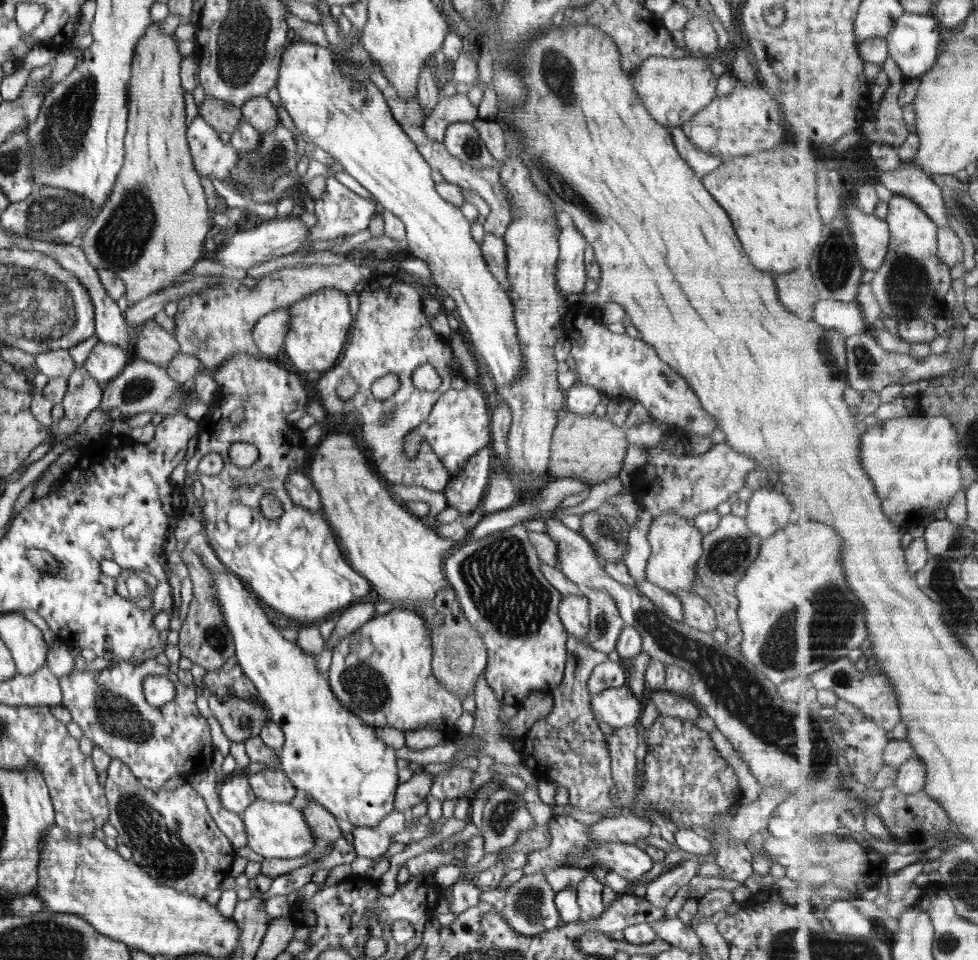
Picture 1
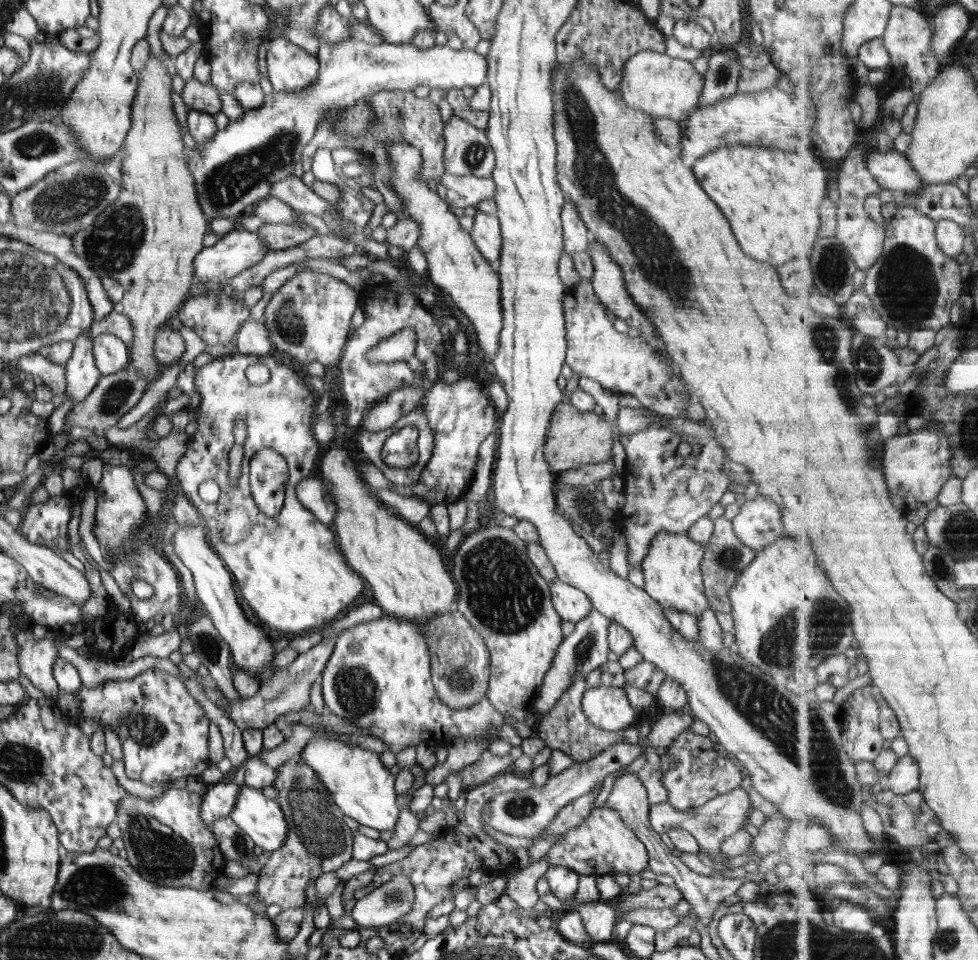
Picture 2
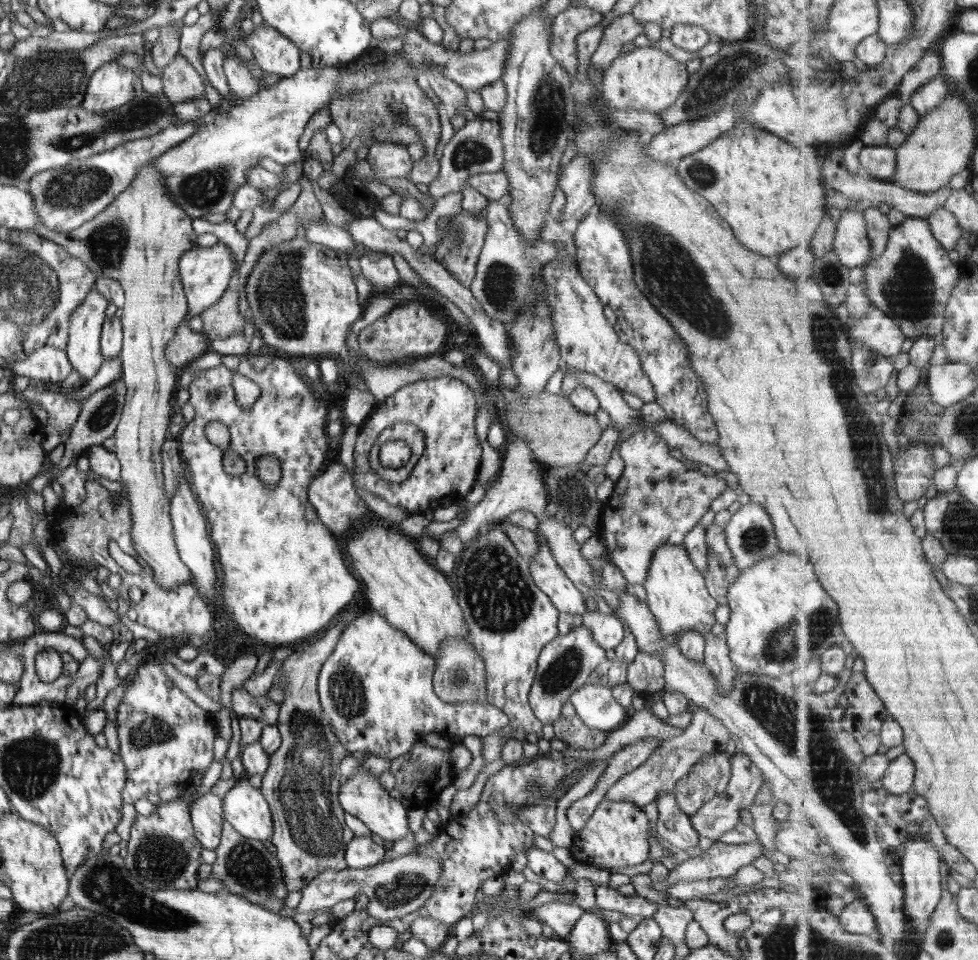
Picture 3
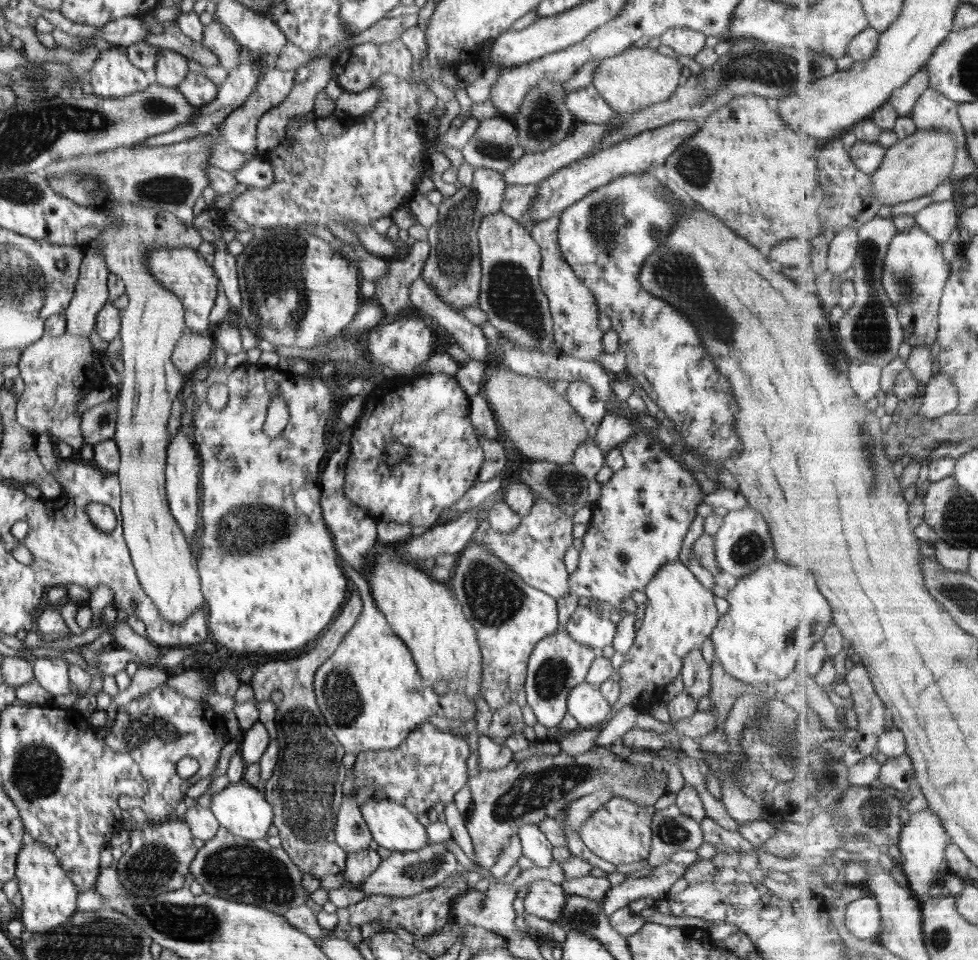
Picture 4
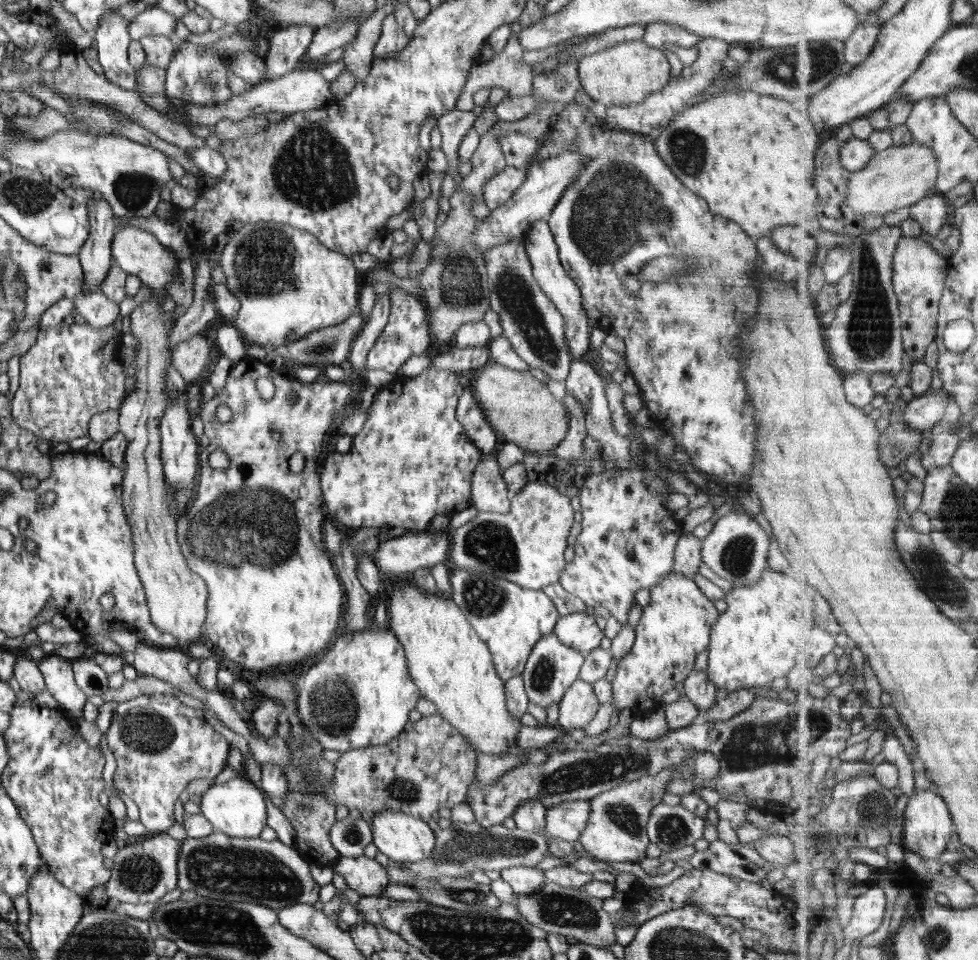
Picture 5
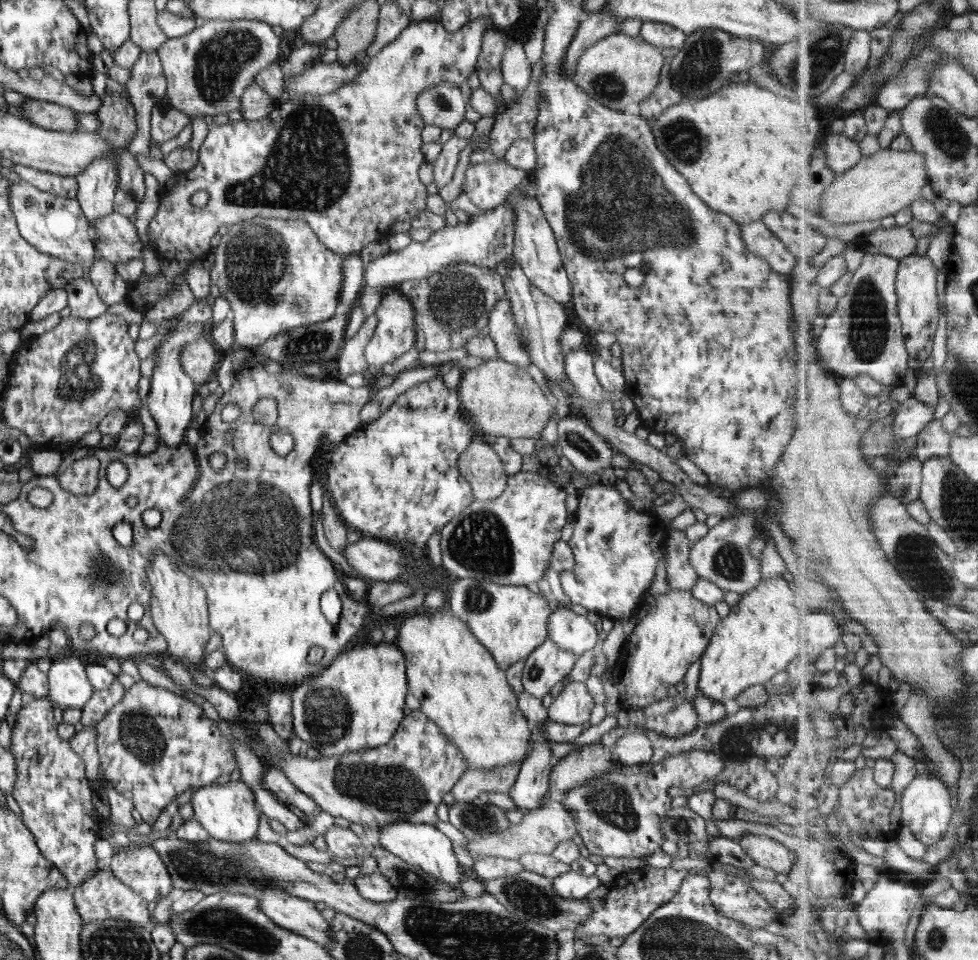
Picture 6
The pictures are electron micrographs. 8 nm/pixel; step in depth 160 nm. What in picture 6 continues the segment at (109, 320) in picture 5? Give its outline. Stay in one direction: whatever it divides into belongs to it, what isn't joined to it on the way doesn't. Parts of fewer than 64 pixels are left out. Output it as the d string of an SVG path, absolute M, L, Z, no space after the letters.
M75 278L64 289L67 292L67 305L72 316L90 320L106 313L108 304L102 302L91 280Z

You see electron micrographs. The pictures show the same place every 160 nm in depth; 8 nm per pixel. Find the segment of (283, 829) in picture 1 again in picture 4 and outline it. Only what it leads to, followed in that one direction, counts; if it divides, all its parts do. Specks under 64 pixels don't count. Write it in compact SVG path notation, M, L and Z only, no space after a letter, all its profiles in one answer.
M246 780L230 783L221 792L211 796L210 811L222 827L248 840L264 839L273 823L273 809L263 791L248 784Z

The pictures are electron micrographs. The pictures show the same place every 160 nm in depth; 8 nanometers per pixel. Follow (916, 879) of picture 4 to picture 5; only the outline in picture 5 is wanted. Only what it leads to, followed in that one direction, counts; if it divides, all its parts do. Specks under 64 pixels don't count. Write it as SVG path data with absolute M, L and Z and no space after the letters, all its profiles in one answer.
M935 787L919 790L911 796L906 811L903 846L917 850L917 853L931 859L941 860L942 853L946 853L957 832L955 814L946 797Z

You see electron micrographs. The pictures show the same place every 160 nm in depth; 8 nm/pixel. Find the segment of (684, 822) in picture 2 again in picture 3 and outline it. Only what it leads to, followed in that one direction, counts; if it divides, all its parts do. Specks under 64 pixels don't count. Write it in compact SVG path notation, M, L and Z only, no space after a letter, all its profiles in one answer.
M735 743L735 747L730 750L729 762L731 762L731 775L726 790L720 796L714 797L711 801L702 805L696 814L689 816L692 828L698 832L699 836L705 836L718 841L726 832L730 832L740 824L740 811L750 809L754 802L757 790L763 785L765 778L761 770L744 753L740 744Z

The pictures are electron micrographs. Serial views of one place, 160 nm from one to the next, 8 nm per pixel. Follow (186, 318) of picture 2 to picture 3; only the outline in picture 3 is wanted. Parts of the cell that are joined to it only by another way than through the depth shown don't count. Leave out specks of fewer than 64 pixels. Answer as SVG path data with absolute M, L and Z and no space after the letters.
M231 283L218 302L199 314L204 322L202 334L209 341L242 333L245 318L238 312L238 296L236 285Z

